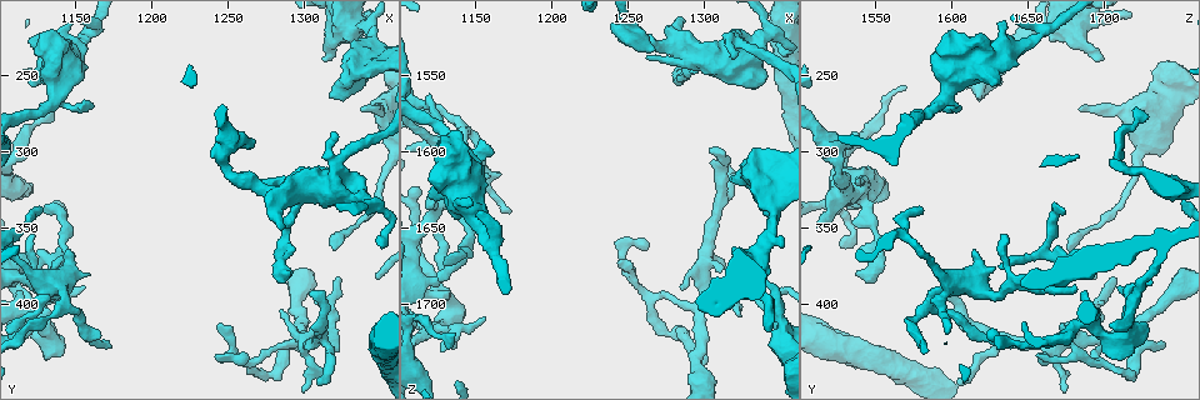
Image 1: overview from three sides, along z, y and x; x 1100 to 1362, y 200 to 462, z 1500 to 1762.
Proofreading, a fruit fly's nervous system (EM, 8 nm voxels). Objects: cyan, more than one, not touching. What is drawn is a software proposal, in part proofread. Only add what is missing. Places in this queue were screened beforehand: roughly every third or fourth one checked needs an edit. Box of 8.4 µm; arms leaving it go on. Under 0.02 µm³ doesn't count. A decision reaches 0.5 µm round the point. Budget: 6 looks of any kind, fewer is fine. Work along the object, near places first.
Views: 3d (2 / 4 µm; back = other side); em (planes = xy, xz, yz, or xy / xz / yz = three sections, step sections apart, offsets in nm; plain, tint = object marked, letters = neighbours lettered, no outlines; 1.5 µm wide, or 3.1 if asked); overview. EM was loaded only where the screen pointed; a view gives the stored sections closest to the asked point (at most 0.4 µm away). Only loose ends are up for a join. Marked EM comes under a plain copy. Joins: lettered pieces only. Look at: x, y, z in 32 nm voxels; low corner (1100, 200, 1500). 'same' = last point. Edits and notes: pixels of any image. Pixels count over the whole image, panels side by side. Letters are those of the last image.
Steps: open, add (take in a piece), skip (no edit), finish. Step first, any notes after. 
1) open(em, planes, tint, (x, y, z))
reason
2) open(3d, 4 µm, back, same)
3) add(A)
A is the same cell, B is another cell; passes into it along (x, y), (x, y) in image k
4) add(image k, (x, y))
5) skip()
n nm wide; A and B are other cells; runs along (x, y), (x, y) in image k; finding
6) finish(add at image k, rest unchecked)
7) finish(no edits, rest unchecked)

open(3d, 4 µm, (1342, 330, 1548))
free end

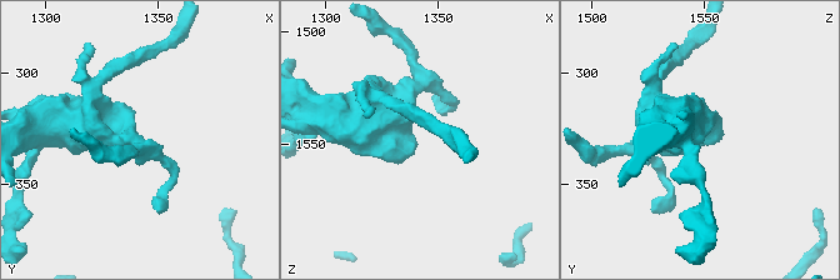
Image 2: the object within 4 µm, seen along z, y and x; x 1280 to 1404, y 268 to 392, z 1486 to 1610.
open(em, planes, letters, (1340, 329, 1550))

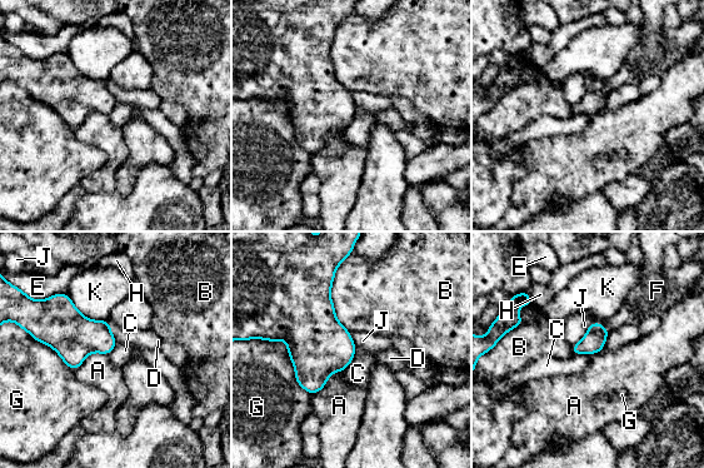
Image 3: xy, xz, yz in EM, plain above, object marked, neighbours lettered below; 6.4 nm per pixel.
skip()
A, B, C, D, E, F, G, H, J and K are other cells; border along (357, 348), (352, 362), (344, 371) in image 3; none of them fits

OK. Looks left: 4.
open(3d, 4 µm, (1338, 272, 1682))

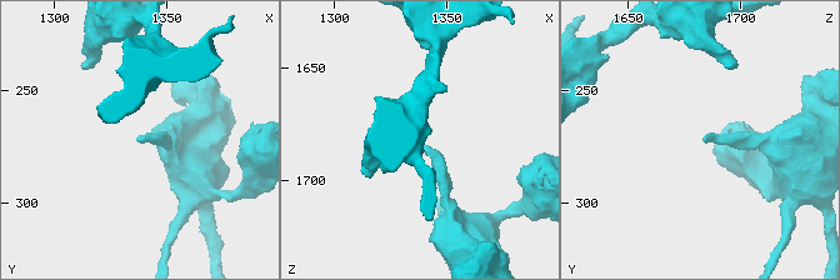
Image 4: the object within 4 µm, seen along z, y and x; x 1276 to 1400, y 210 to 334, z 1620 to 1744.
open(em, yz, step 4, letters, (1338, 272, 1685))
need the tissue

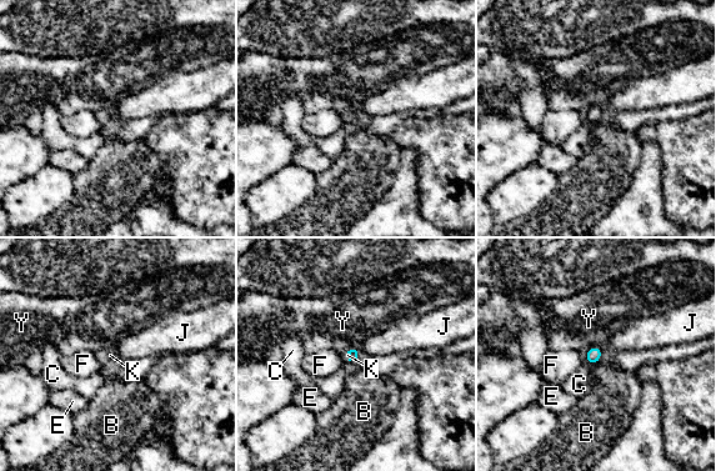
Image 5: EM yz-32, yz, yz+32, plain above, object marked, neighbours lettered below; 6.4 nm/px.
open(em, planes, letters, same)
cut it another way

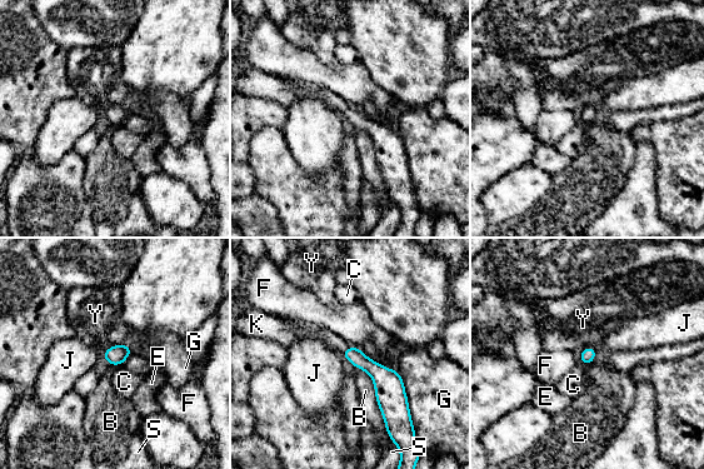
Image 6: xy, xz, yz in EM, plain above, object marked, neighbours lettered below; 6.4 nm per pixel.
add(K)
K is the same cell, B, C, E, F, G, J, S and Y are other cells; passes into it along (378, 372), (345, 350), (331, 340) in image 6; it goes on there

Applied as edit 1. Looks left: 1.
finish(add at image 6, rest unchecked)

